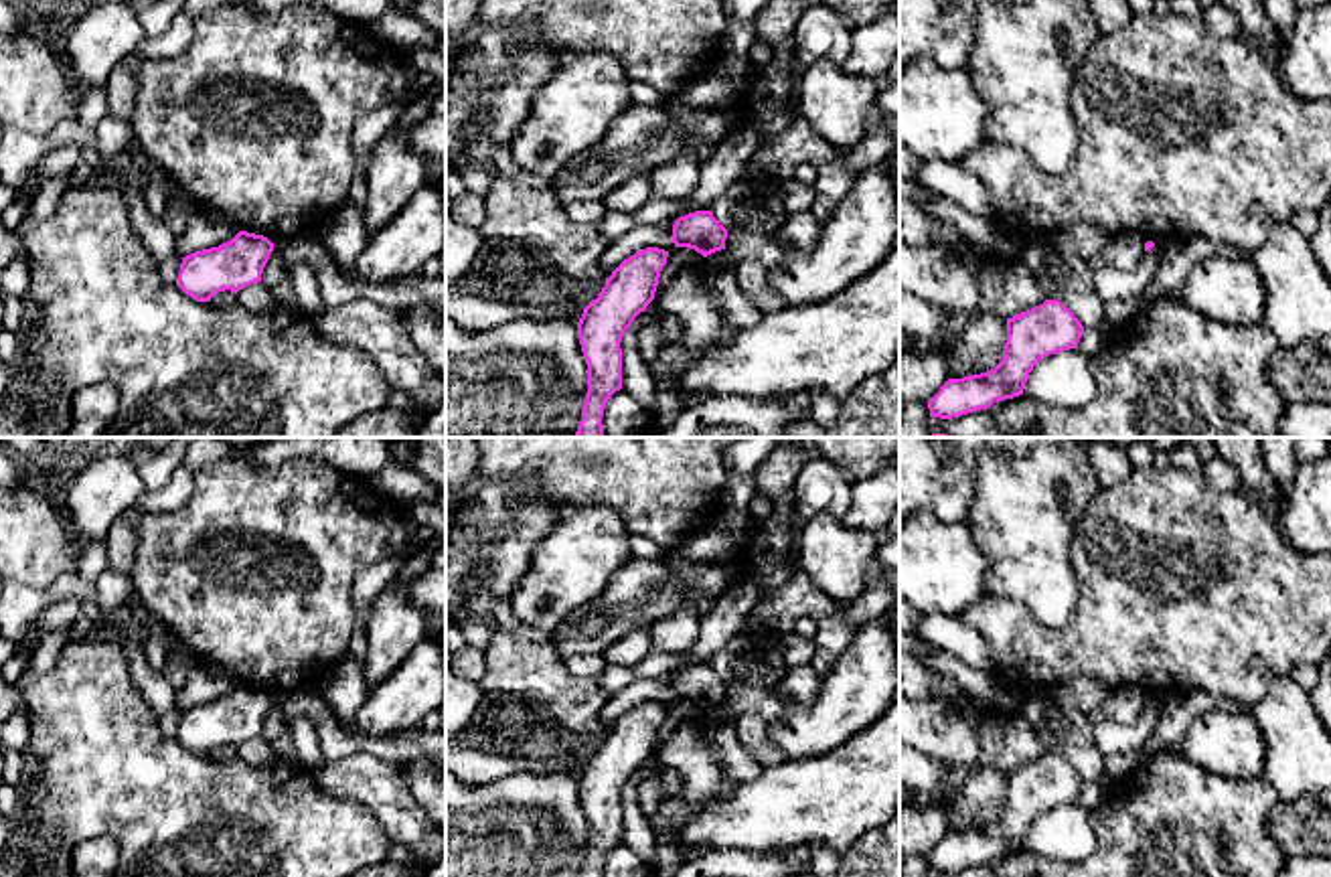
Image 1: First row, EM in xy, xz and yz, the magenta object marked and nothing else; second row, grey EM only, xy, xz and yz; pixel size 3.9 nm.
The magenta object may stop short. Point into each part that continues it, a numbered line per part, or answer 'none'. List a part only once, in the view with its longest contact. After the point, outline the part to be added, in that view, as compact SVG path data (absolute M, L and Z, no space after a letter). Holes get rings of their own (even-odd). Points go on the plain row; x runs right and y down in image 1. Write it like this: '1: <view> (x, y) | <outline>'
none

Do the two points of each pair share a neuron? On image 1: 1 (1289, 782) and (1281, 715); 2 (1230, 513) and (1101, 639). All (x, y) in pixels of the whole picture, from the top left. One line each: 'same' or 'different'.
1: same
2: same

